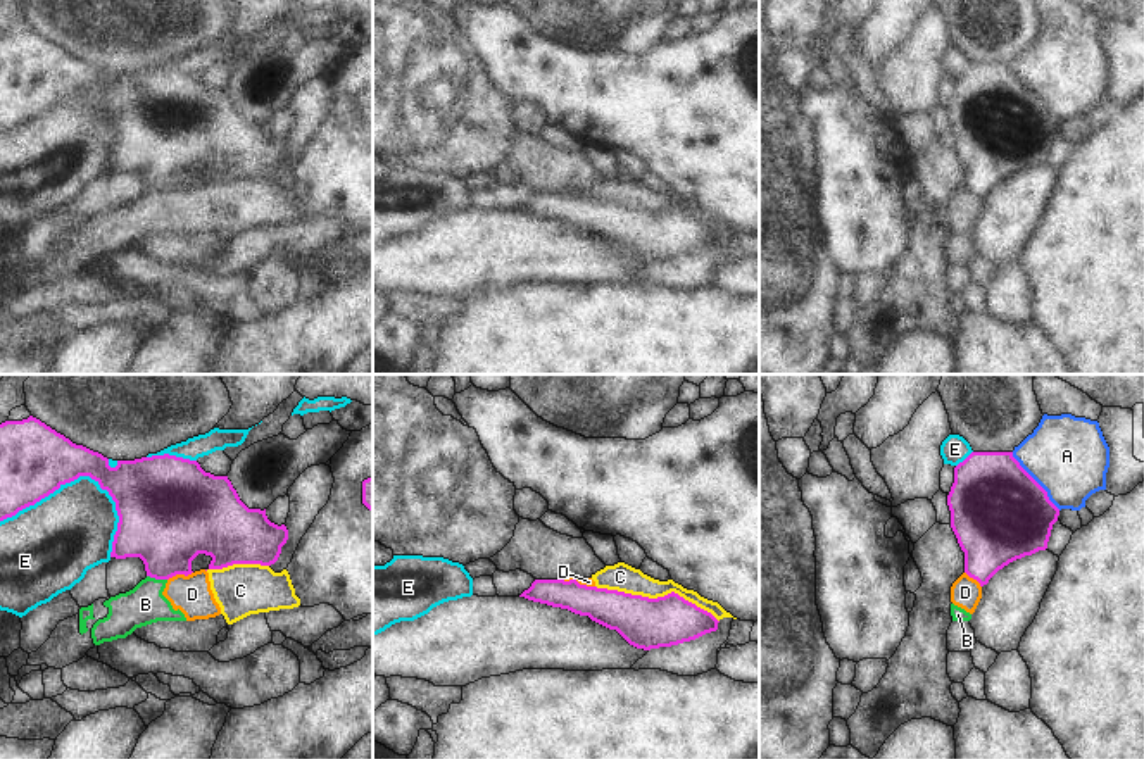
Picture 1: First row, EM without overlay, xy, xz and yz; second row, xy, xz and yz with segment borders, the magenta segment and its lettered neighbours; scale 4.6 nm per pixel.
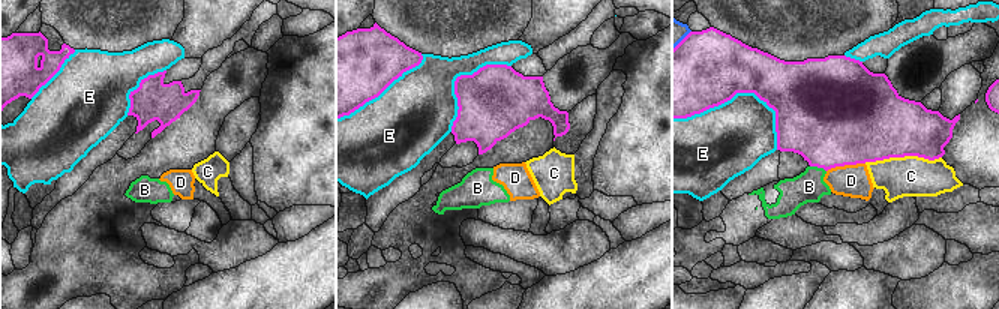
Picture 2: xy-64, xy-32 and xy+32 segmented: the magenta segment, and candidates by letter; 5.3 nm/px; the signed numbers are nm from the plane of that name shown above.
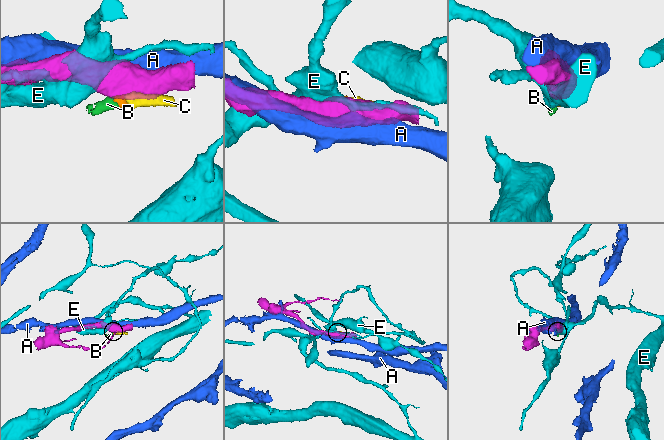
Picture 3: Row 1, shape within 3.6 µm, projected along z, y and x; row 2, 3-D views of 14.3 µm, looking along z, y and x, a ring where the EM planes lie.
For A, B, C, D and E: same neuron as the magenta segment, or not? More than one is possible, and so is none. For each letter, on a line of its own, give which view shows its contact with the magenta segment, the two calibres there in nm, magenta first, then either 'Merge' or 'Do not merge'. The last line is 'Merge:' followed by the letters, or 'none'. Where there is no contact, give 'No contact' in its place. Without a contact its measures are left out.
A: Touches magenta in yz. Thickness 460 nm (magenta) against 380 nm. Do not merge
B: Touches magenta in xy. Thickness 380 nm (magenta) against 190 nm. Do not merge
C: Touches magenta in xz. Thickness 240 nm (magenta) against 130 nm. Do not merge
D: Touches magenta in xy. Thickness 420 nm (magenta) against 180 nm. Do not merge
E: Touches magenta in xy. Thickness 320 nm (magenta) against 400 nm. Do not merge
Merge: none

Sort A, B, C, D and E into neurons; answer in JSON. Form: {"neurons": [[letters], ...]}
{"neurons": [["A"], ["B", "C", "D"], ["E"]]}

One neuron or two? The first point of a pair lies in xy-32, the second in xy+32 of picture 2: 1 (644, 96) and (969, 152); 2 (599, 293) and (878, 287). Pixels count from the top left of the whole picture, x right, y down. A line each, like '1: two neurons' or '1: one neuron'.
1: one neuron
2: two neurons

